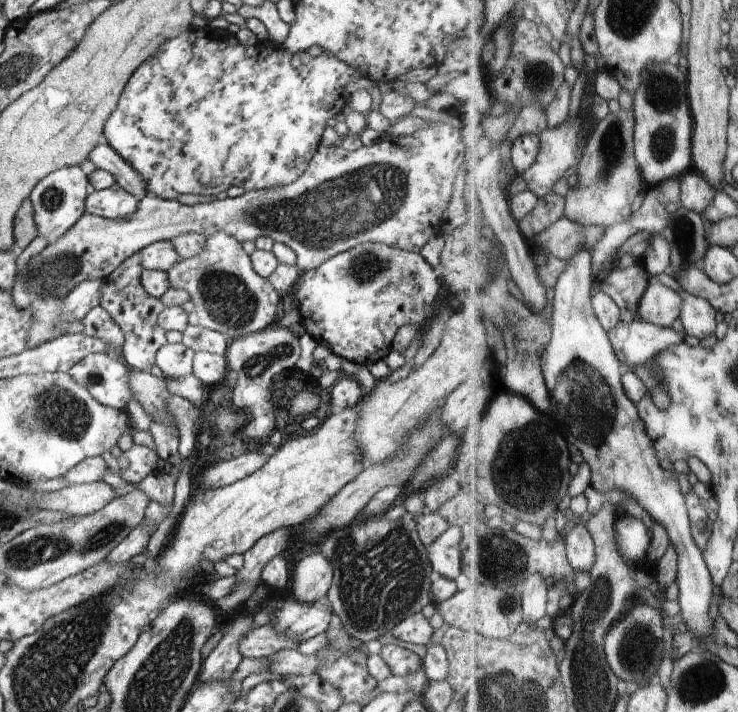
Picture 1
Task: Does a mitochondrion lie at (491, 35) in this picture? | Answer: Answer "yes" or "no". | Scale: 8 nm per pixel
no

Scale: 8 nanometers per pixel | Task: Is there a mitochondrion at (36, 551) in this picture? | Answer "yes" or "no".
yes

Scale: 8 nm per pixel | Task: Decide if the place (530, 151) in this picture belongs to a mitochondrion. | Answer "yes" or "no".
no

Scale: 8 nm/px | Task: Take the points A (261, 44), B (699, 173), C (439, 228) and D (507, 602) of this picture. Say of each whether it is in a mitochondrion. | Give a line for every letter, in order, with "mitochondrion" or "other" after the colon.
A: other
B: other
C: other
D: mitochondrion

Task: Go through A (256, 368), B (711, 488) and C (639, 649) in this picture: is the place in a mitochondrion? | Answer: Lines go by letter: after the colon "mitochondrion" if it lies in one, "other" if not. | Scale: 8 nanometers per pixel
A: mitochondrion
B: other
C: mitochondrion

